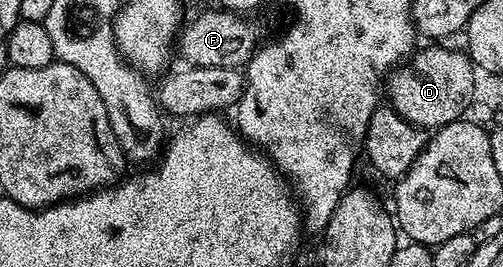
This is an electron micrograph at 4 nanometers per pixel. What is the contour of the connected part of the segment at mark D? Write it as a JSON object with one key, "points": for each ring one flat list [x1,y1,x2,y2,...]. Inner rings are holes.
{"points":[[444,46,421,47,413,51,407,61,401,63,395,69,394,74,389,75,386,80,386,100,391,108,402,118,409,120,418,128,425,130,435,130,446,126,450,122,461,119,468,108,468,103,472,100,472,95,476,92,477,69,468,58,467,51,455,52,452,48,440,48]]}

